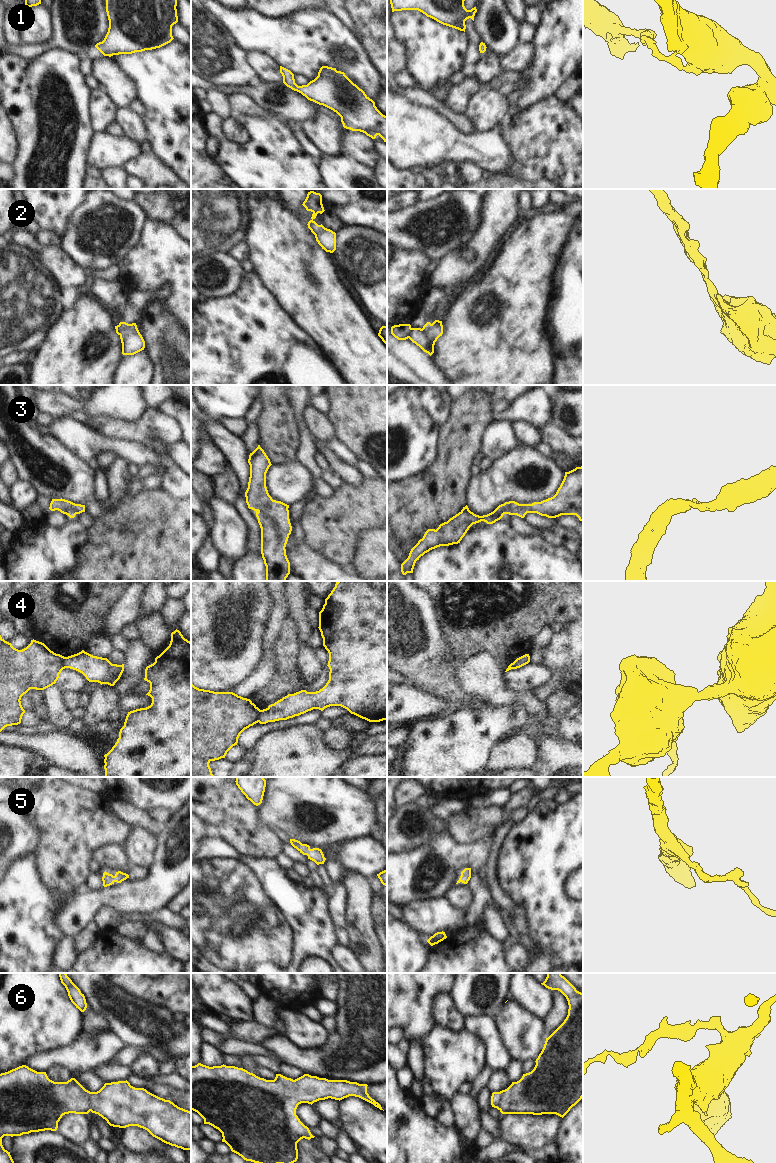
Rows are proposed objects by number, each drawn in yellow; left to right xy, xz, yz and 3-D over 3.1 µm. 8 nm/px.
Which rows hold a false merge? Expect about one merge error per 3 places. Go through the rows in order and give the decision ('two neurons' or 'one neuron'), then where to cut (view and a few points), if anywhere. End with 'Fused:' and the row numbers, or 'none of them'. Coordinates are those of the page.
1: one neuron | no cut
2: two neurons | xy (128, 324), (118, 334)
3: one neuron | no cut
4: two neurons | xz (261, 710), (258, 721)
5: one neuron | no cut
6: one neuron | no cut
Fused: 2, 4

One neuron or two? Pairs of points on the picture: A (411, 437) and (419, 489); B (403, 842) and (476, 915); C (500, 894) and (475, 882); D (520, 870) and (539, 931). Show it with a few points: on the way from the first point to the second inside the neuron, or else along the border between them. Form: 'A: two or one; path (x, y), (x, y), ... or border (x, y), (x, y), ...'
A: two; border (435, 459), (423, 471), (397, 482)
B: two; border (432, 839), (412, 850), (399, 851), (397, 853)
C: two; border (489, 889), (494, 900)
D: one; path (530, 885), (539, 894), (539, 916)

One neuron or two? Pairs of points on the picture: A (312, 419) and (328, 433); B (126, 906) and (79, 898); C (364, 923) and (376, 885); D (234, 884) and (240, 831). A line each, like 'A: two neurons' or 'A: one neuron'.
A: one neuron
B: one neuron
C: two neurons
D: two neurons

